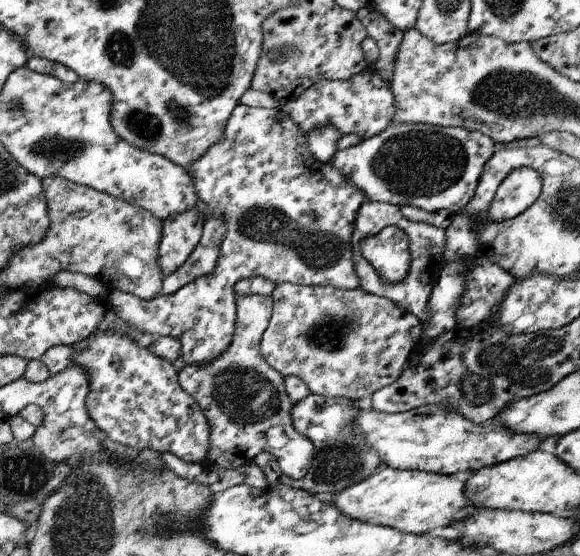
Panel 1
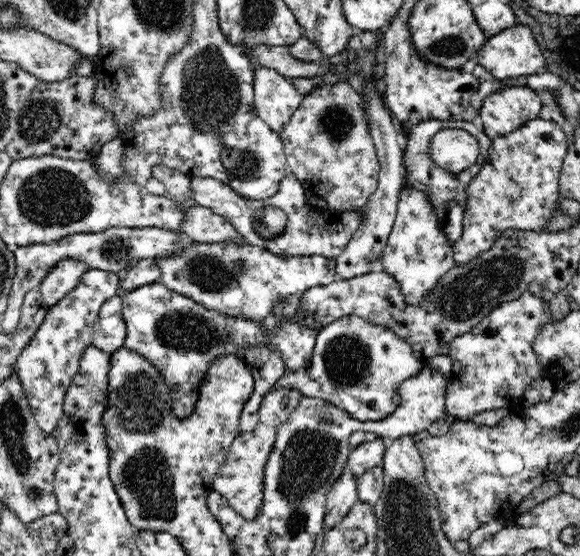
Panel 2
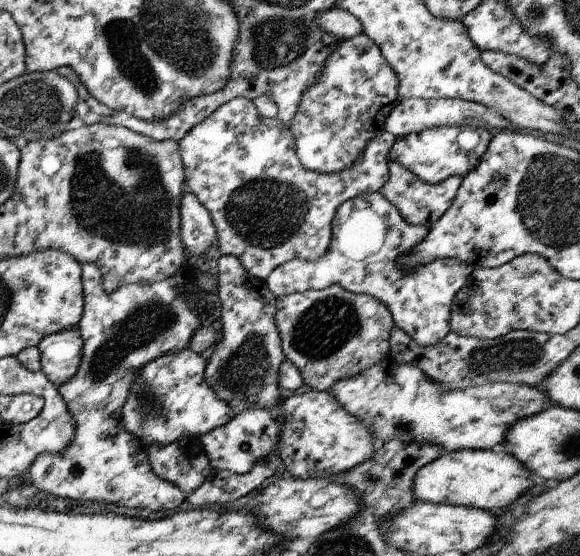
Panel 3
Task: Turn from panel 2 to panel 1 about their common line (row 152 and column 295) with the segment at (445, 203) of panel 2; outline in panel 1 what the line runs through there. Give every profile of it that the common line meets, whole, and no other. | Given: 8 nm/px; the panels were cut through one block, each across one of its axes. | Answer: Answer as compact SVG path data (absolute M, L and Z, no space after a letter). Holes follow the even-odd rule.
M309 394L298 403L293 403L291 424L295 432L309 438L315 448L313 465L303 478L292 479L284 475L276 464L276 460L268 452L255 455L251 463L263 471L267 484L271 486L281 483L310 493L327 492L327 494L338 493L353 487L354 484L379 471L382 466L378 454L364 441L360 430L354 425L358 410L361 409L353 406L353 401L347 397L330 399Z

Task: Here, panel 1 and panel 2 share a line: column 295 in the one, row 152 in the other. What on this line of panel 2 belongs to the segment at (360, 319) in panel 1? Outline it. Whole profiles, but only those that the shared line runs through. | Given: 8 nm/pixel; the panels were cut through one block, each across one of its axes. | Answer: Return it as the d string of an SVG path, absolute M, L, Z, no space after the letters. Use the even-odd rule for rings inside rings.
M347 82L322 83L311 94L302 96L300 106L279 133L284 143L288 170L307 195L326 200L327 209L331 212L358 210L366 206L369 196L377 189L381 166L368 125L364 97L354 87Z

